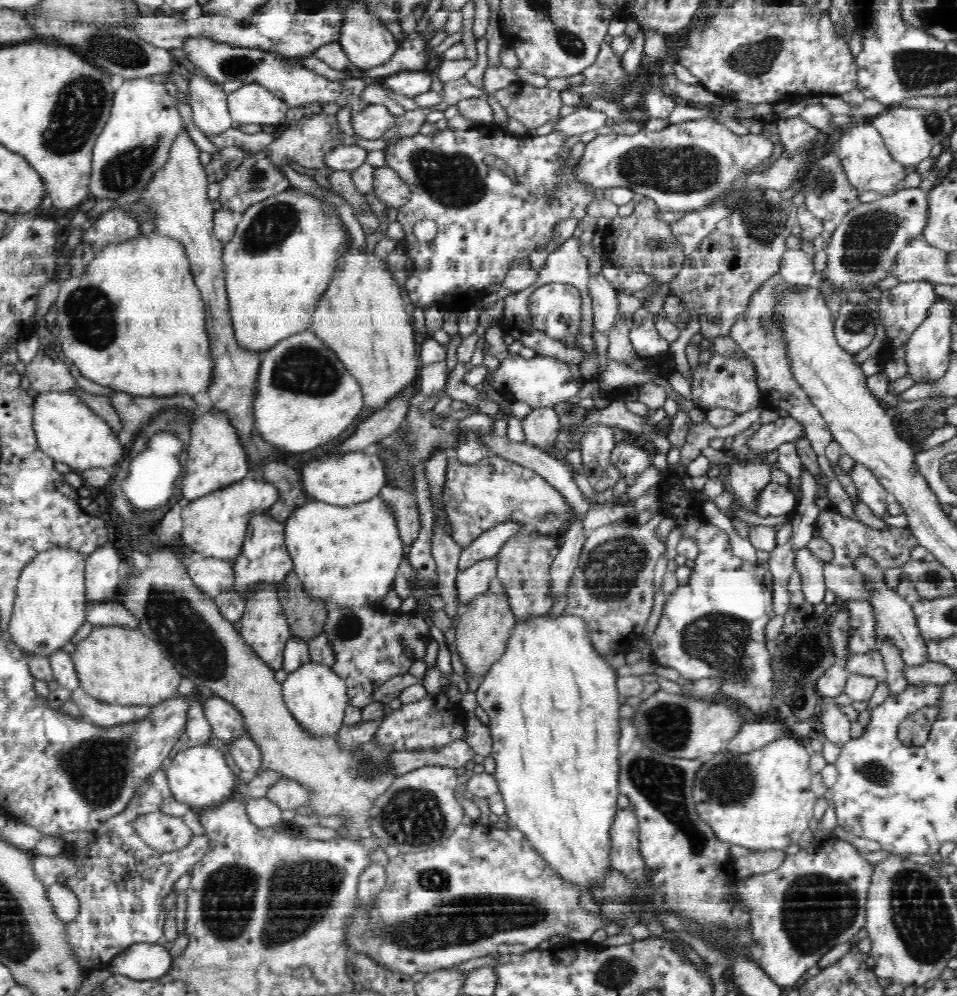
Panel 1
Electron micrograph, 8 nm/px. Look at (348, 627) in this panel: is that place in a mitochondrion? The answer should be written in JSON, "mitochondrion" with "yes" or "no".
{"mitochondrion":"yes"}

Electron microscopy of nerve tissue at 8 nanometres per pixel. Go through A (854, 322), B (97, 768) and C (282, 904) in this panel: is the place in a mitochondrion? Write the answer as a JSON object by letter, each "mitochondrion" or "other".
{"A":"mitochondrion","B":"mitochondrion","C":"mitochondrion"}

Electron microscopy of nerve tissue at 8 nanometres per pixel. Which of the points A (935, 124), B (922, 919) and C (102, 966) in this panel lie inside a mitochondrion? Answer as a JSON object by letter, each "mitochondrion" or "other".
{"A":"mitochondrion","B":"mitochondrion","C":"other"}

